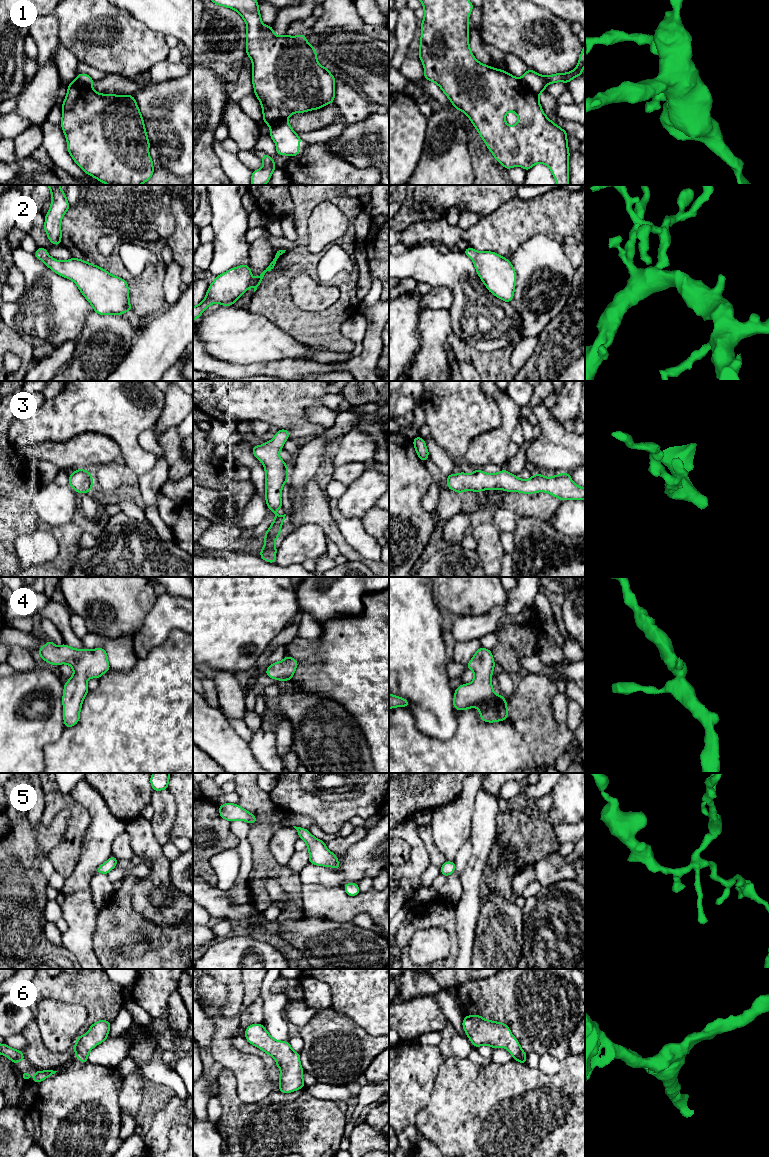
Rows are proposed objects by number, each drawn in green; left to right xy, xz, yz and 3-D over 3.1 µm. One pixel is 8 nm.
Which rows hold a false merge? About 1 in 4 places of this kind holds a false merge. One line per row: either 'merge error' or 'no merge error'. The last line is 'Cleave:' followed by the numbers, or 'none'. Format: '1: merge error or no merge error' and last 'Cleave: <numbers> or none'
1: merge error
2: no merge error
3: no merge error
4: no merge error
5: no merge error
6: no merge error
Cleave: 1

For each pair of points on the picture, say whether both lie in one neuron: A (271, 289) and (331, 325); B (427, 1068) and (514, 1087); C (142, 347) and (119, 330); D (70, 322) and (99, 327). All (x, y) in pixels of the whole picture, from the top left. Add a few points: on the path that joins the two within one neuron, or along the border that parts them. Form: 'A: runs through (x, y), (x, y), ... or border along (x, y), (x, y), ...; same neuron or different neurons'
A: runs through (284, 304), (305, 325), (316, 325); same neuron
B: border along (443, 1059), (438, 1068), (431, 1093); different neurons
C: border along (140, 329), (133, 345), (121, 361); different neurons
D: border along (93, 310), (87, 315), (83, 329), (76, 338); different neurons

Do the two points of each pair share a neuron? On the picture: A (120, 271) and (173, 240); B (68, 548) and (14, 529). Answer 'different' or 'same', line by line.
A: different
B: same

